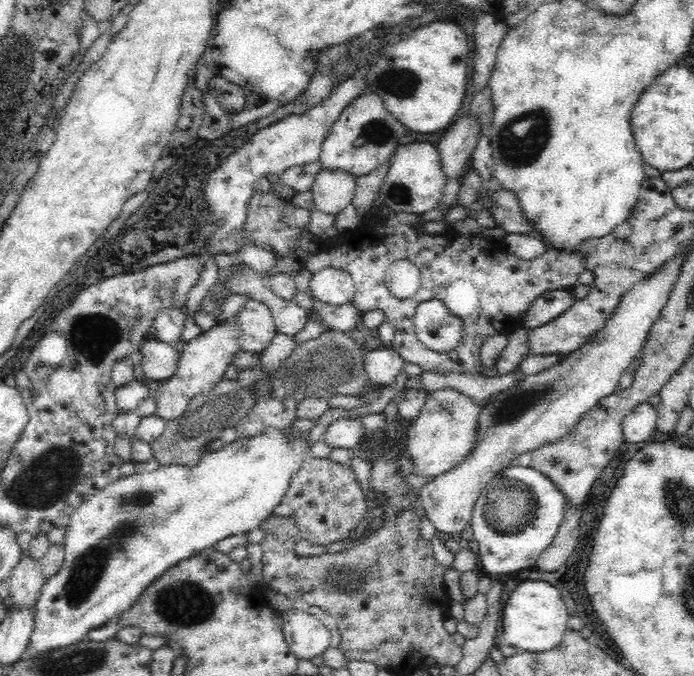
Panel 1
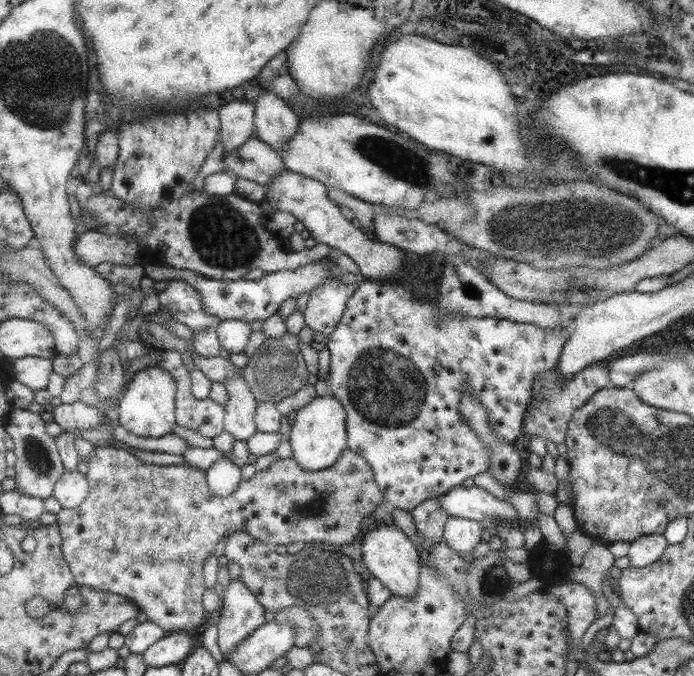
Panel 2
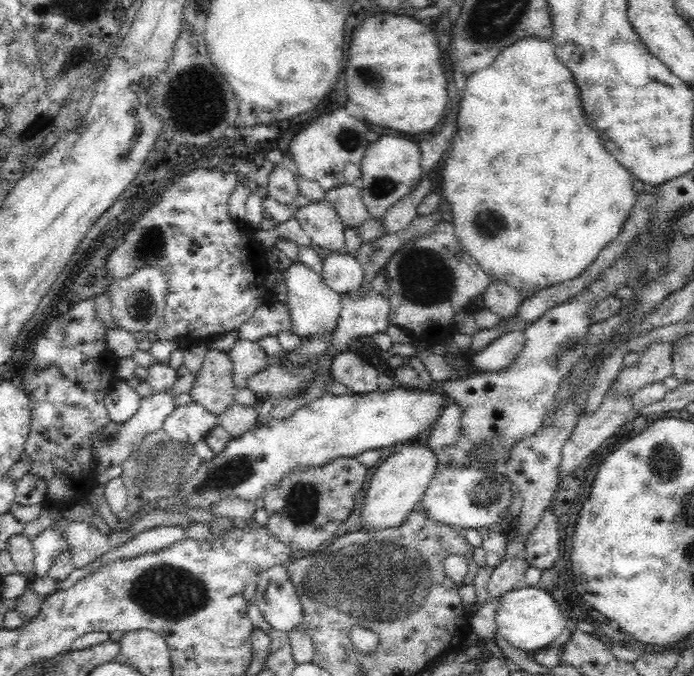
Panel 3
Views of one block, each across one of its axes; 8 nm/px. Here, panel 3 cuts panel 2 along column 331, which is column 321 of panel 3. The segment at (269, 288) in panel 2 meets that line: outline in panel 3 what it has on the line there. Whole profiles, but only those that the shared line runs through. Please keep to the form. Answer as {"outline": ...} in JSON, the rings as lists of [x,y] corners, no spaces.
{"outline":[[[343,250],[326,257],[321,277],[334,292],[344,294],[354,292],[362,284],[364,273],[356,257]]]}

